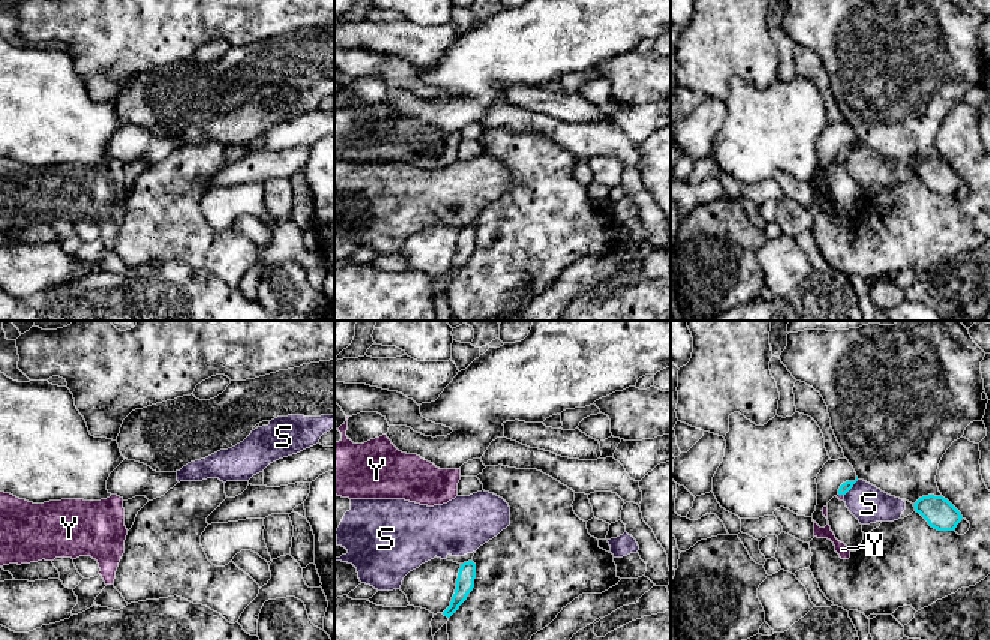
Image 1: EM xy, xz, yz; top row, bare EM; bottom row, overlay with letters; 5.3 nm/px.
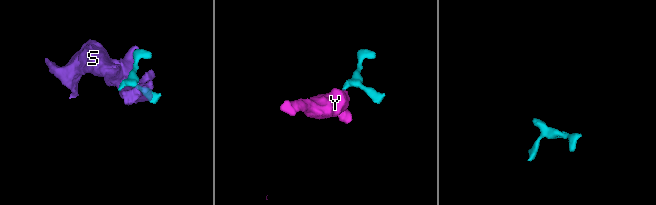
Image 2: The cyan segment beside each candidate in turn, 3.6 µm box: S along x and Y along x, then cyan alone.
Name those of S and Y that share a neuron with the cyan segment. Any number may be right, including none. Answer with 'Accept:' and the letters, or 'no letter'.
Accept: Y

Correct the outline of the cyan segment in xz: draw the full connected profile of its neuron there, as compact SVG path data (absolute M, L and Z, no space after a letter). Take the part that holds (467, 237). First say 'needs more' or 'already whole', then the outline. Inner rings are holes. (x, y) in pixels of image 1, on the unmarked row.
already whole | M472 225L460 228L456 253L452 261L450 270L442 276L444 280L450 282L459 270L466 264L468 258L474 252L476 228Z

